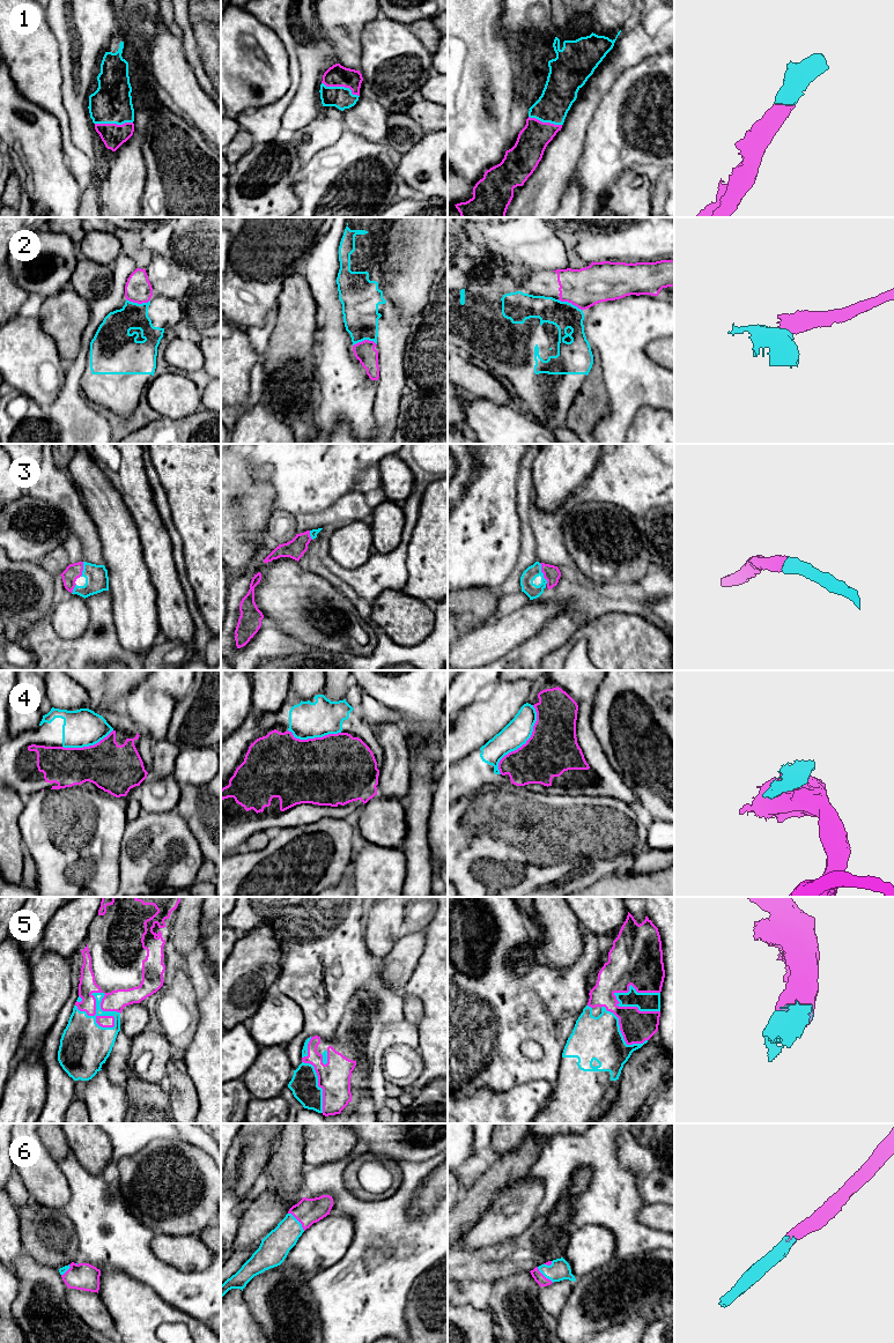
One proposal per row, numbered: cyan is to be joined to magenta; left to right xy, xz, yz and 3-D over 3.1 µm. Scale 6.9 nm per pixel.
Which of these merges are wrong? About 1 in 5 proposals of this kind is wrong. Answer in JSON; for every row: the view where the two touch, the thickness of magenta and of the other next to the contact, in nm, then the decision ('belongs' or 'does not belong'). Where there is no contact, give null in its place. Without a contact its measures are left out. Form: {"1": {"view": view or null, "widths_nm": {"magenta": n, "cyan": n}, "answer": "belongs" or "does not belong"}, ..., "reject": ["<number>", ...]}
{"1": {"view": "xz", "widths_nm": {"magenta": 150, "cyan": 150}, "answer": "belongs"}, "2": {"view": "xy", "widths_nm": {"magenta": 190, "cyan": 200}, "answer": "does not belong"}, "3": {"view": "yz", "widths_nm": {"magenta": 120, "cyan": 100}, "answer": "belongs"}, "4": {"view": "yz", "widths_nm": {"magenta": 360, "cyan": 180}, "answer": "belongs"}, "5": {"view": "xy", "widths_nm": {"magenta": 120, "cyan": 170}, "answer": "belongs"}, "6": {"view": "xz", "widths_nm": {"magenta": 180, "cyan": 200}, "answer": "belongs"}, "reject": ["2"]}

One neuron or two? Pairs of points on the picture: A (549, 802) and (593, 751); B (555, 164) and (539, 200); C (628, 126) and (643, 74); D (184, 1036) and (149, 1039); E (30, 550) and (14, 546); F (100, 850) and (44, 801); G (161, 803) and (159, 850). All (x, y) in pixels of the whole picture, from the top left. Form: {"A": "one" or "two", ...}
{"A": "two", "B": "one", "C": "one", "D": "two", "E": "one", "F": "one", "G": "two"}

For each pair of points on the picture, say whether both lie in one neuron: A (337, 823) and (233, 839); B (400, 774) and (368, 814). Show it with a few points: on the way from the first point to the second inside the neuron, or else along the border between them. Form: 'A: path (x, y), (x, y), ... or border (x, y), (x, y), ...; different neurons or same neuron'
A: border (307, 824), (281, 829); different neurons
B: border (377, 794), (384, 798), (396, 798), (399, 801); different neurons

